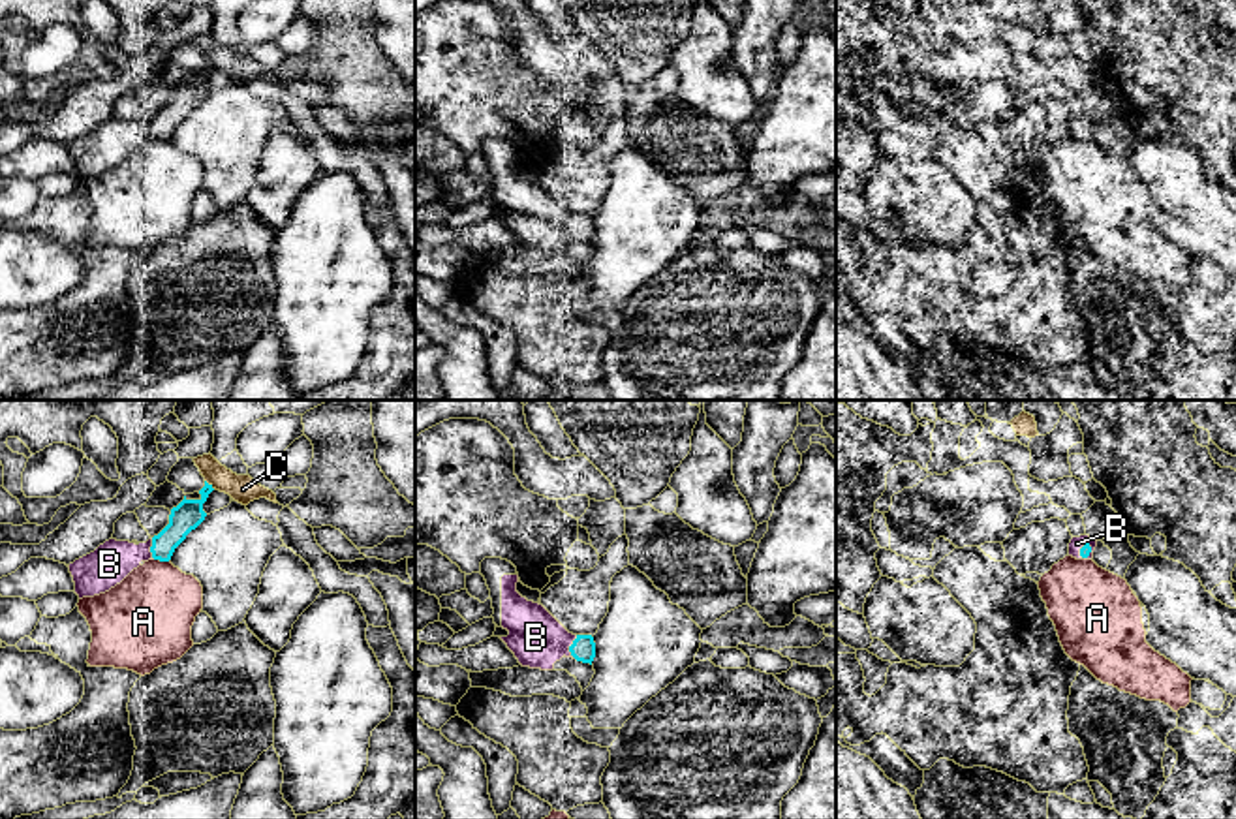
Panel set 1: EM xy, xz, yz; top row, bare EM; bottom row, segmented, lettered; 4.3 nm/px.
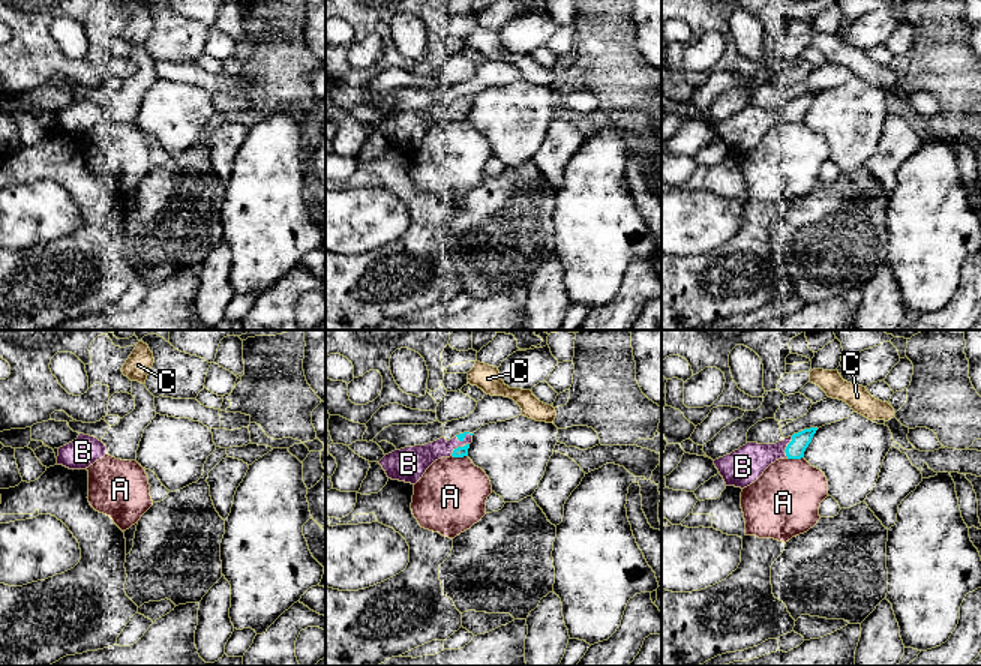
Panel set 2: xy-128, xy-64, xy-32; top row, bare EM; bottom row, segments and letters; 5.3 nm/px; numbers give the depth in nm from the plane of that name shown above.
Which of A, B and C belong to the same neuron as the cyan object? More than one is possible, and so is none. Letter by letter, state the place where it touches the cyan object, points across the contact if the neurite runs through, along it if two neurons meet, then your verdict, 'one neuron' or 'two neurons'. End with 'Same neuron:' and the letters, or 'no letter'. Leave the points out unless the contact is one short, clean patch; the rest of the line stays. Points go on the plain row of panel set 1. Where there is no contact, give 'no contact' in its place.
A: contact xy (162, 139); two neurons
B: contact xz (570, 226); one neuron
C: contact xy (209, 64); two neurons
Same neuron: B

